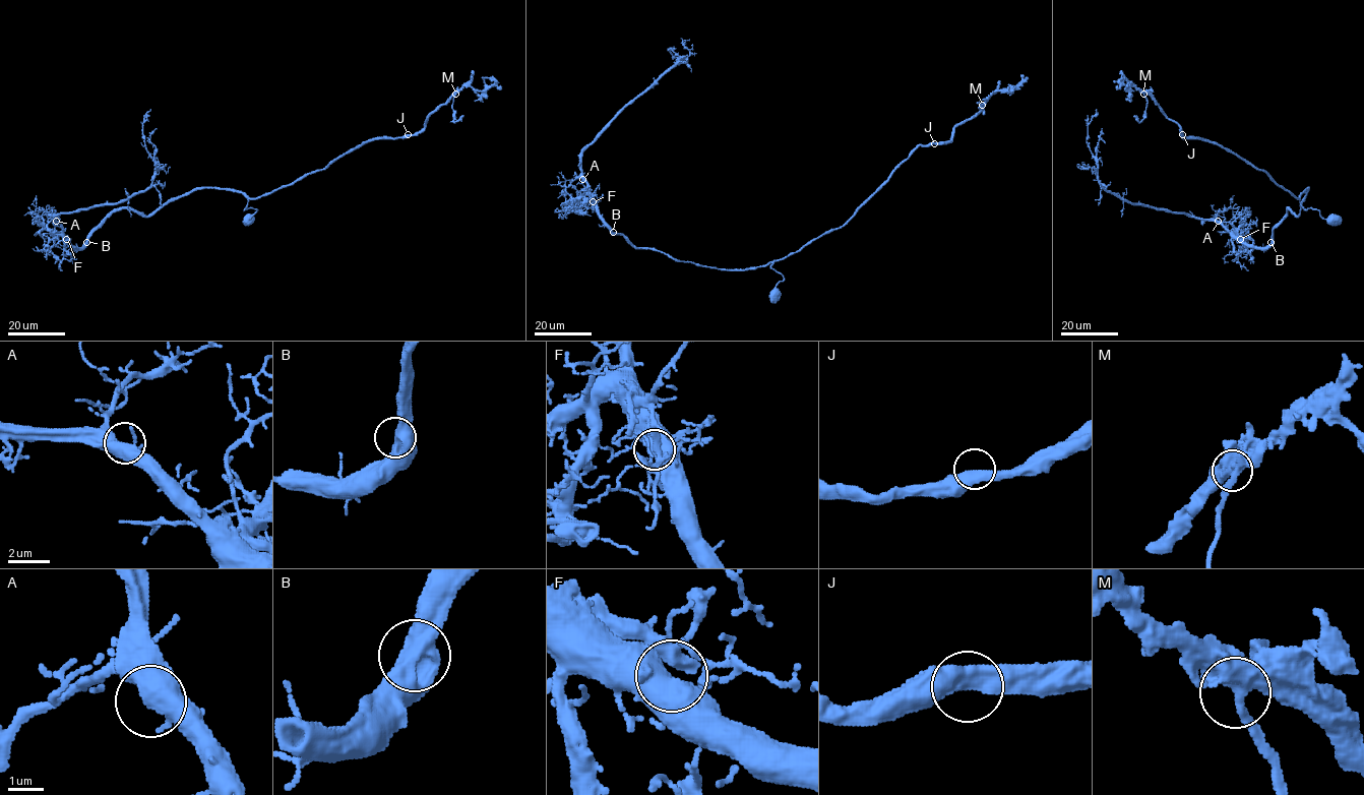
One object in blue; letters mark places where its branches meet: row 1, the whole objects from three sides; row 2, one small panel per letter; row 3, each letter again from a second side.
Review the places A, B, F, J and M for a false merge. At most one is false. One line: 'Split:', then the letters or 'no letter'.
Split: no letter

